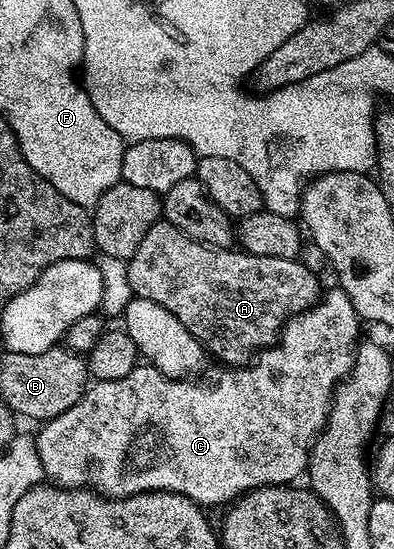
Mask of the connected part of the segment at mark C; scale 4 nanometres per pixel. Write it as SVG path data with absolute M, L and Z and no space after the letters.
M333 287L325 292L317 300L315 305L303 309L296 316L288 318L284 322L284 328L280 331L278 343L273 343L266 349L261 349L253 356L252 360L243 367L228 367L217 375L213 381L196 381L200 379L169 379L151 365L151 363L140 363L130 375L117 381L96 381L89 384L85 389L83 397L70 411L62 411L54 419L43 422L39 426L40 435L35 436L38 459L44 468L45 478L53 485L59 485L61 489L82 489L91 487L101 497L119 499L122 497L133 497L139 493L150 491L170 491L181 493L201 507L208 505L220 505L231 502L233 499L245 494L249 489L261 489L264 485L286 485L296 483L305 476L308 468L308 453L312 449L312 442L319 435L328 419L328 407L332 403L332 395L337 385L347 378L348 372L352 370L352 364L356 358L356 347L361 340L360 325L362 319L354 311L354 303L345 295L344 290Z

